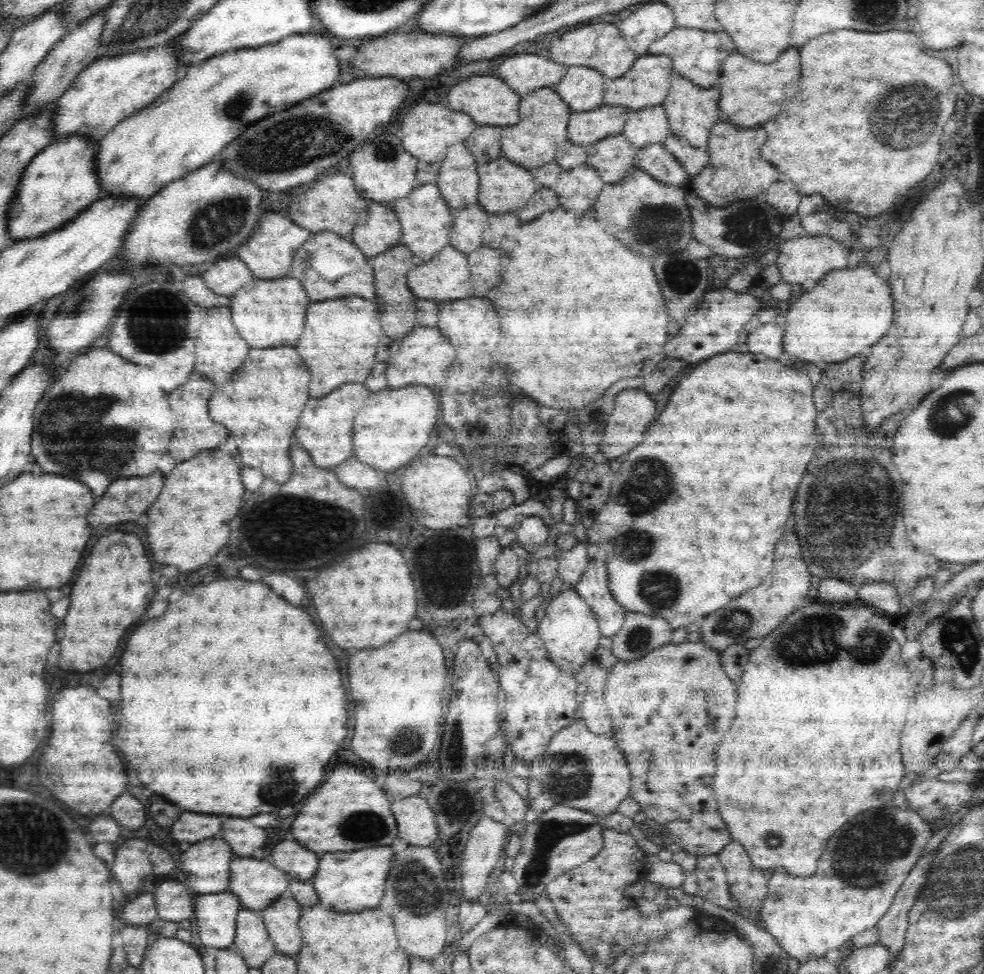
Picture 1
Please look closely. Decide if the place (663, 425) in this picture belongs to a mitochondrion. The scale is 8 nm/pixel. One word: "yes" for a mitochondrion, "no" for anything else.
no

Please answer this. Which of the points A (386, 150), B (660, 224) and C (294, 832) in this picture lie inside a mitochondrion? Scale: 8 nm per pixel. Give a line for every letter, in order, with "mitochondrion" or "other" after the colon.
A: mitochondrion
B: mitochondrion
C: other

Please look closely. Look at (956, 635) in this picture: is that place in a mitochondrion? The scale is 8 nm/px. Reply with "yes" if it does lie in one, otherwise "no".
yes

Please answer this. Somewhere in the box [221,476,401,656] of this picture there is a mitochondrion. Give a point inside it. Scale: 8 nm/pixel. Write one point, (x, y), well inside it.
(311, 507)

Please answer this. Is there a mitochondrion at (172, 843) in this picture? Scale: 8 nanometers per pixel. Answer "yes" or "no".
no

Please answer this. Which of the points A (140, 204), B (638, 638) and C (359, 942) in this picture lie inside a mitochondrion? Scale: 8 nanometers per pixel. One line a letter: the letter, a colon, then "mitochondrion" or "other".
A: other
B: mitochondrion
C: other

